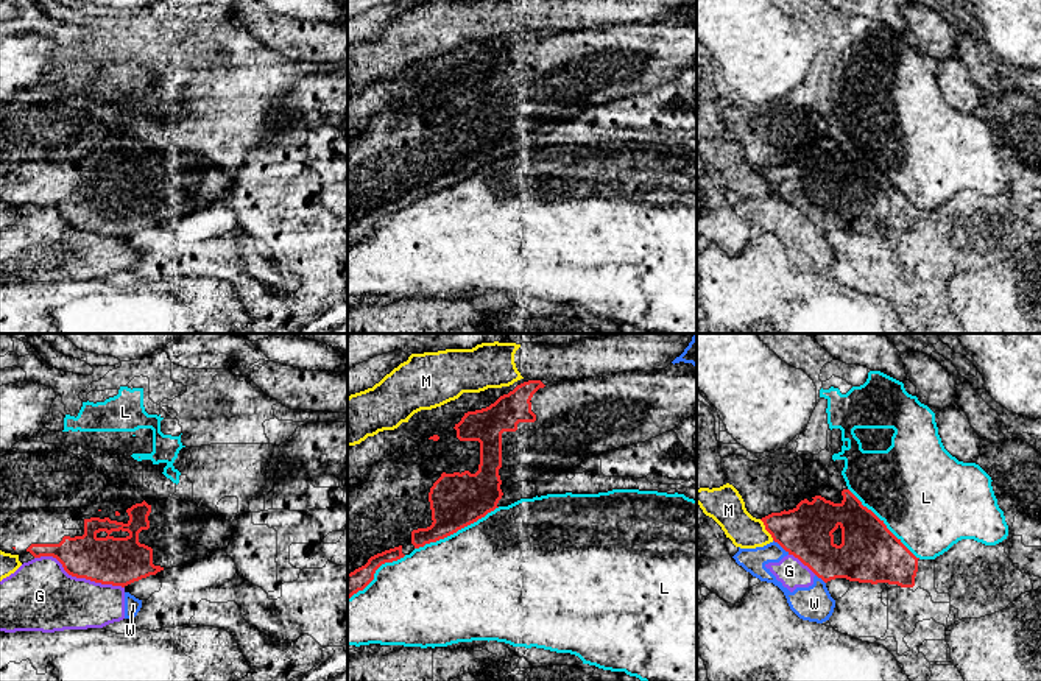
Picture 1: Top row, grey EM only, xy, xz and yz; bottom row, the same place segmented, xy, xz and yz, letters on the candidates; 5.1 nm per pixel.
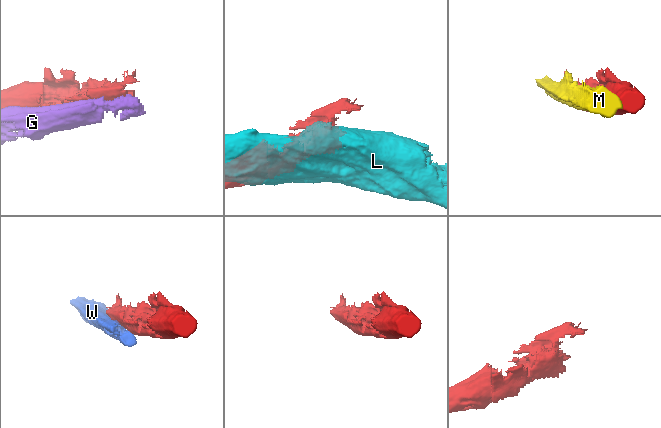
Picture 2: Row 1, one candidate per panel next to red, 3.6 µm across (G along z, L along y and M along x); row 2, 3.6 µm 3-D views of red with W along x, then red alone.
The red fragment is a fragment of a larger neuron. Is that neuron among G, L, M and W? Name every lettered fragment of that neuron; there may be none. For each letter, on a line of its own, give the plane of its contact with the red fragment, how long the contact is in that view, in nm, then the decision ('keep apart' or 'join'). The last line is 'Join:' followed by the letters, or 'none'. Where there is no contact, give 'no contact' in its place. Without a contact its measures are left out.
G: contact in xy; length 500 nm; keep apart
L: contact in xz; length 500 nm; keep apart
M: contact in yz; length 130 nm; keep apart
W: contact in yz; length 120 nm; keep apart
Join: none

